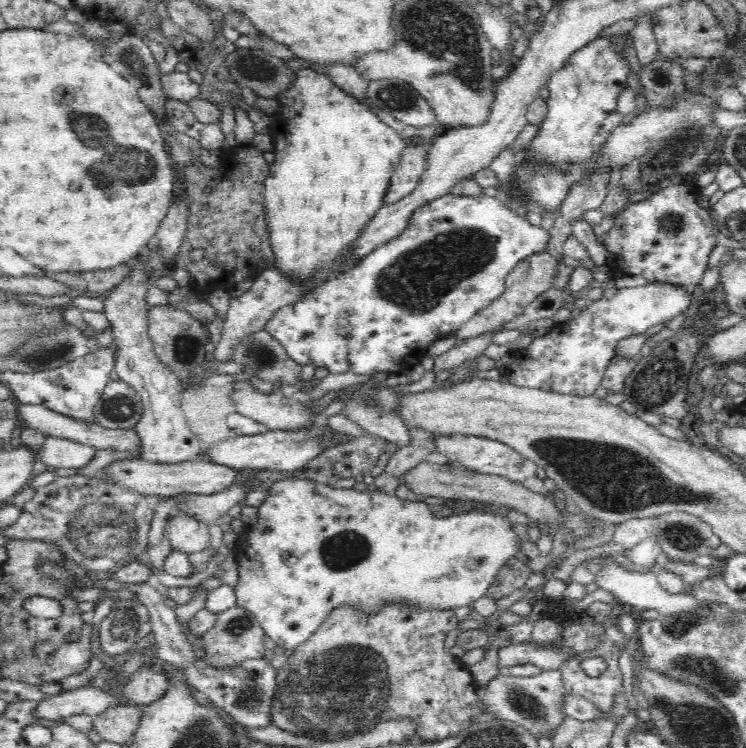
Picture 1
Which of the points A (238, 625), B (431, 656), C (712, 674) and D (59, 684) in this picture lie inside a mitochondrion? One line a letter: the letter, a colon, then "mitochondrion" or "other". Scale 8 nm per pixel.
A: mitochondrion
B: other
C: mitochondrion
D: other

